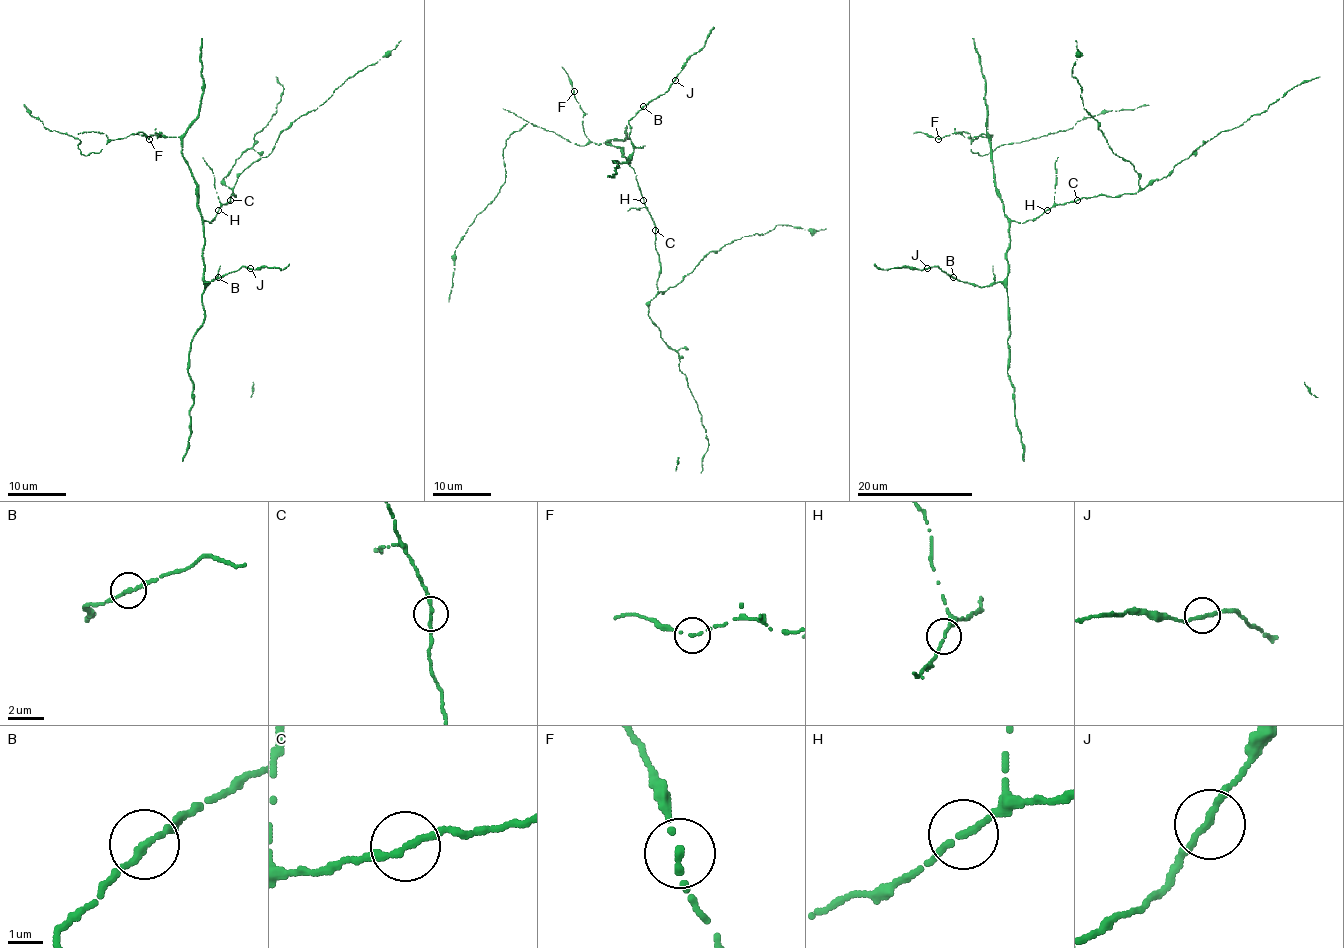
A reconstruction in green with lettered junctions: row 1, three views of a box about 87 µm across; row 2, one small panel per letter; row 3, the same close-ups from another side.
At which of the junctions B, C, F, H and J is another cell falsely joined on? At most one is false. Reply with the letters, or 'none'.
none

